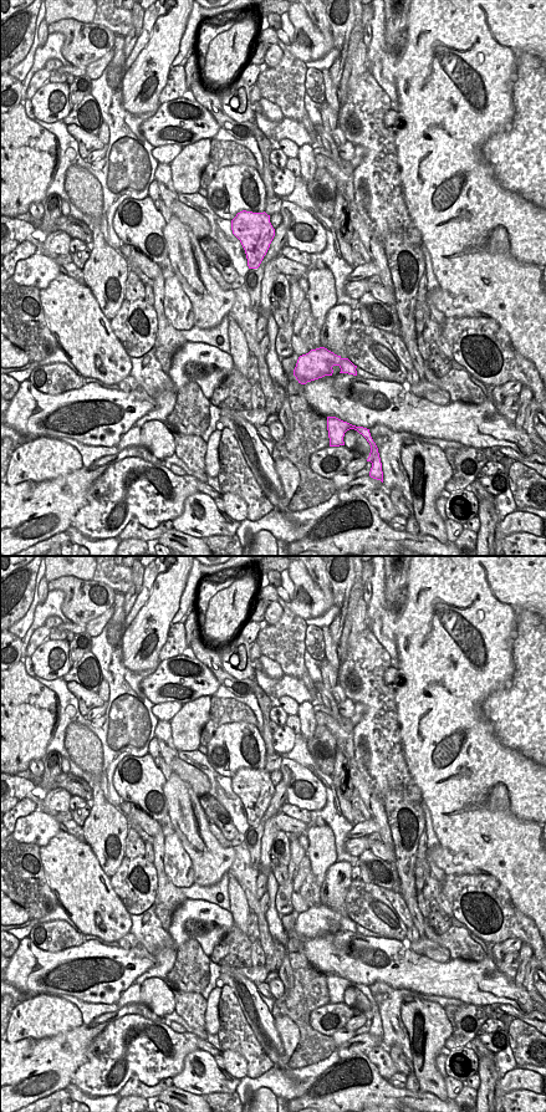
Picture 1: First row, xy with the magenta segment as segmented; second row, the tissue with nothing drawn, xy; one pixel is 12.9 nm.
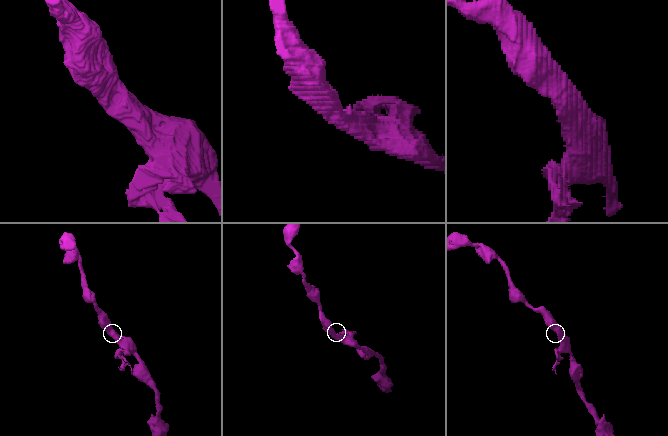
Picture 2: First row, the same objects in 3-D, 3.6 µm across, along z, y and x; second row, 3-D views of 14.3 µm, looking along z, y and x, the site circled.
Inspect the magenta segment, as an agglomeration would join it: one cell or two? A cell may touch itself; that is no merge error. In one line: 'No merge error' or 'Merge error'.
No merge error.

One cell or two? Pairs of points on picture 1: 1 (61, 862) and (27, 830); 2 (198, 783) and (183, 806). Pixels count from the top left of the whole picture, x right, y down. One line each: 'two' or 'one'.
1: two
2: two

